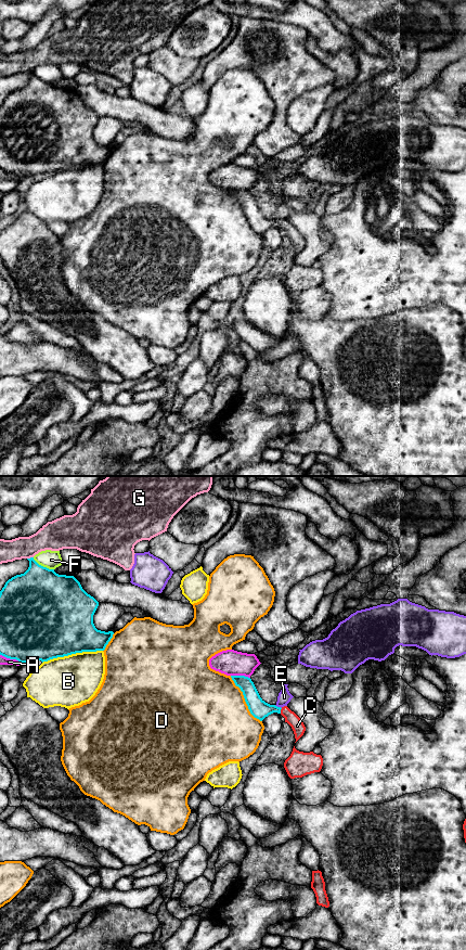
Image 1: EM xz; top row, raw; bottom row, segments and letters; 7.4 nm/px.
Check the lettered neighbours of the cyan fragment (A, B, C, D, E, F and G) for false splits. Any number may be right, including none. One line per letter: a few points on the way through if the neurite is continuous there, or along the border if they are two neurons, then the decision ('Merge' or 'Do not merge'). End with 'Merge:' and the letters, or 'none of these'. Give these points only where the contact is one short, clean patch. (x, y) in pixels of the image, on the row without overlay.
A: Do not merge
B: Do not merge
C: Path across: xz (260, 223), (280, 225), (297, 240). Merge
D: Do not merge
E: Do not merge
F: Do not merge
G: Do not merge
Merge: C

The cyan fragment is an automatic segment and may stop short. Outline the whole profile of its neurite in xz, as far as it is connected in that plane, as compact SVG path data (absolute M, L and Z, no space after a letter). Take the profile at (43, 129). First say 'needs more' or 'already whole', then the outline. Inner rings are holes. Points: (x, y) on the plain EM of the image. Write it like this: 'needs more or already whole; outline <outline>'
already whole; outline M34 72L27 74L28 84L9 93L0 105L0 169L23 178L34 175L43 177L82 166L104 165L114 146L95 142L93 129L99 116L82 103L74 90L59 89L54 84L39 79Z

